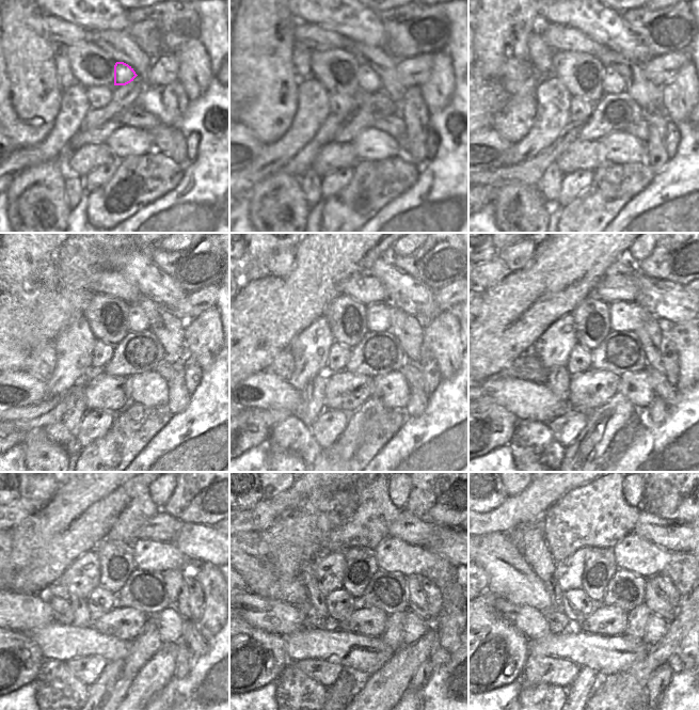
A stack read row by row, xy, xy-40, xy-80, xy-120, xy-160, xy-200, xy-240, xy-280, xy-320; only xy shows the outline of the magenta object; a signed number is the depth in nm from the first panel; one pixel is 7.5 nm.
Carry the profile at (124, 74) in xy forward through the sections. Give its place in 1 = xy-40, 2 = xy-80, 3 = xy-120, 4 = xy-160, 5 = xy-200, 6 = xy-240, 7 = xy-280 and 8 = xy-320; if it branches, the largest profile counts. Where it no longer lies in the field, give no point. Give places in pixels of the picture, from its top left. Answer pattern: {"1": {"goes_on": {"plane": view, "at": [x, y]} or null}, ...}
{"1": {"goes_on": {"plane": "xy-40", "at": [369, 82]}}, "2": {"goes_on": {"plane": "xy-80", "at": [613, 83]}}, "3": {"goes_on": {"plane": "xy-120", "at": [137, 321]}}, "4": {"goes_on": {"plane": "xy-160", "at": [377, 314]}}, "5": {"goes_on": {"plane": "xy-200", "at": [623, 316]}}, "6": {"goes_on": {"plane": "xy-240", "at": [152, 555]}}, "7": {"goes_on": {"plane": "xy-280", "at": [392, 554]}}, "8": {"goes_on": {"plane": "xy-320", "at": [634, 553]}}}

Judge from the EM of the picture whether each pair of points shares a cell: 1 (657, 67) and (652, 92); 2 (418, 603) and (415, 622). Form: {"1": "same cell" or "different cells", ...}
{"1": "different cells", "2": "different cells"}

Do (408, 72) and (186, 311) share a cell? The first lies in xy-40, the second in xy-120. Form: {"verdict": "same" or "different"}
{"verdict": "same"}

